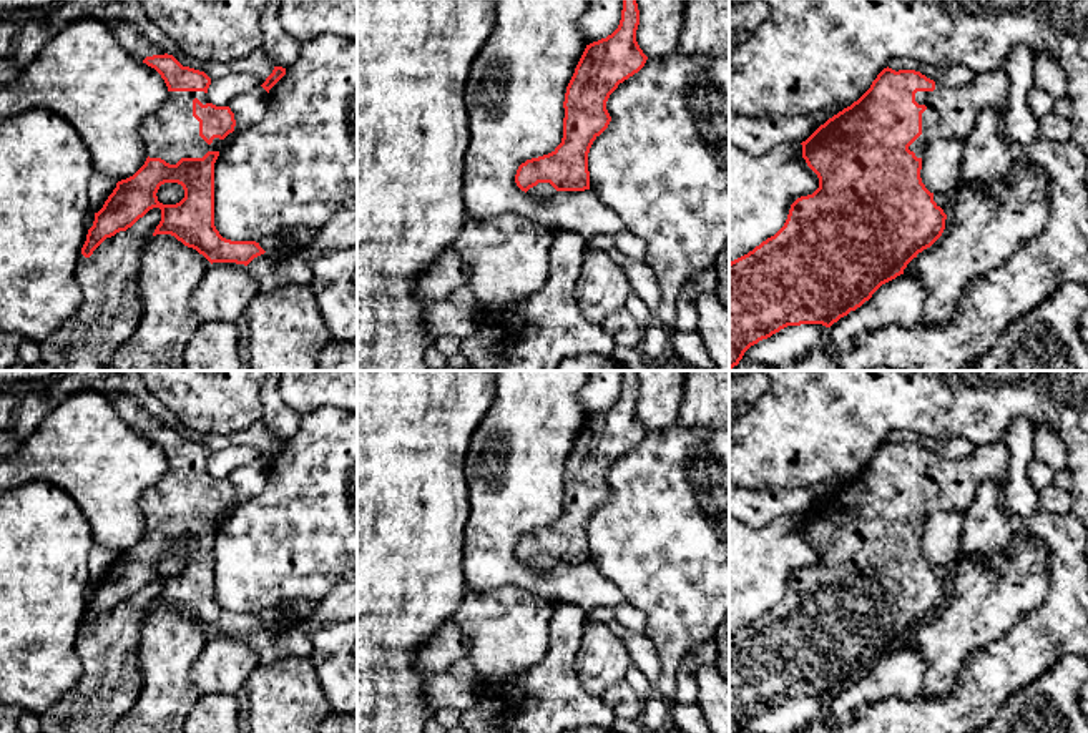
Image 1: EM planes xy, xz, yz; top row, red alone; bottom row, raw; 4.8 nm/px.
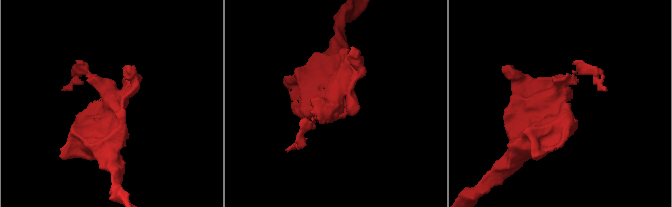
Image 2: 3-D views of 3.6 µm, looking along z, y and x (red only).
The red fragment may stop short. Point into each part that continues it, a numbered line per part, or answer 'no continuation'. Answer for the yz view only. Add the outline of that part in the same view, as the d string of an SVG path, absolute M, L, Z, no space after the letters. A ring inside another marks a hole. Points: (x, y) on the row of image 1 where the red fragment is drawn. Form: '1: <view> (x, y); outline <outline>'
1: yz (950, 112); outline M1005 68L975 73L963 86L950 88L935 83L934 91L917 91L915 101L925 105L922 135L909 146L917 158L939 138L967 140L983 108L1003 105L1008 96L1010 78Z

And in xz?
1: xz (542, 190); outline M538 183L537 186L527 191L528 196L540 198L540 199L551 198L556 193L560 191L556 191L550 183Z

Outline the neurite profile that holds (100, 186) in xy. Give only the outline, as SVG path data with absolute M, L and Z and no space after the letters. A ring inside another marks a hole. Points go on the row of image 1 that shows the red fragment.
M95 173L90 178L90 184L88 184L88 208L90 208L90 211L98 213L103 208L105 201L116 188L116 183L118 181L106 178L103 175L98 175L98 173Z

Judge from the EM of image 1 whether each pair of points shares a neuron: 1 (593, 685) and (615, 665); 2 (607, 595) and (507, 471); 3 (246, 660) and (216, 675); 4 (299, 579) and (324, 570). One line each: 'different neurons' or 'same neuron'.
1: same neuron
2: same neuron
3: same neuron
4: same neuron

